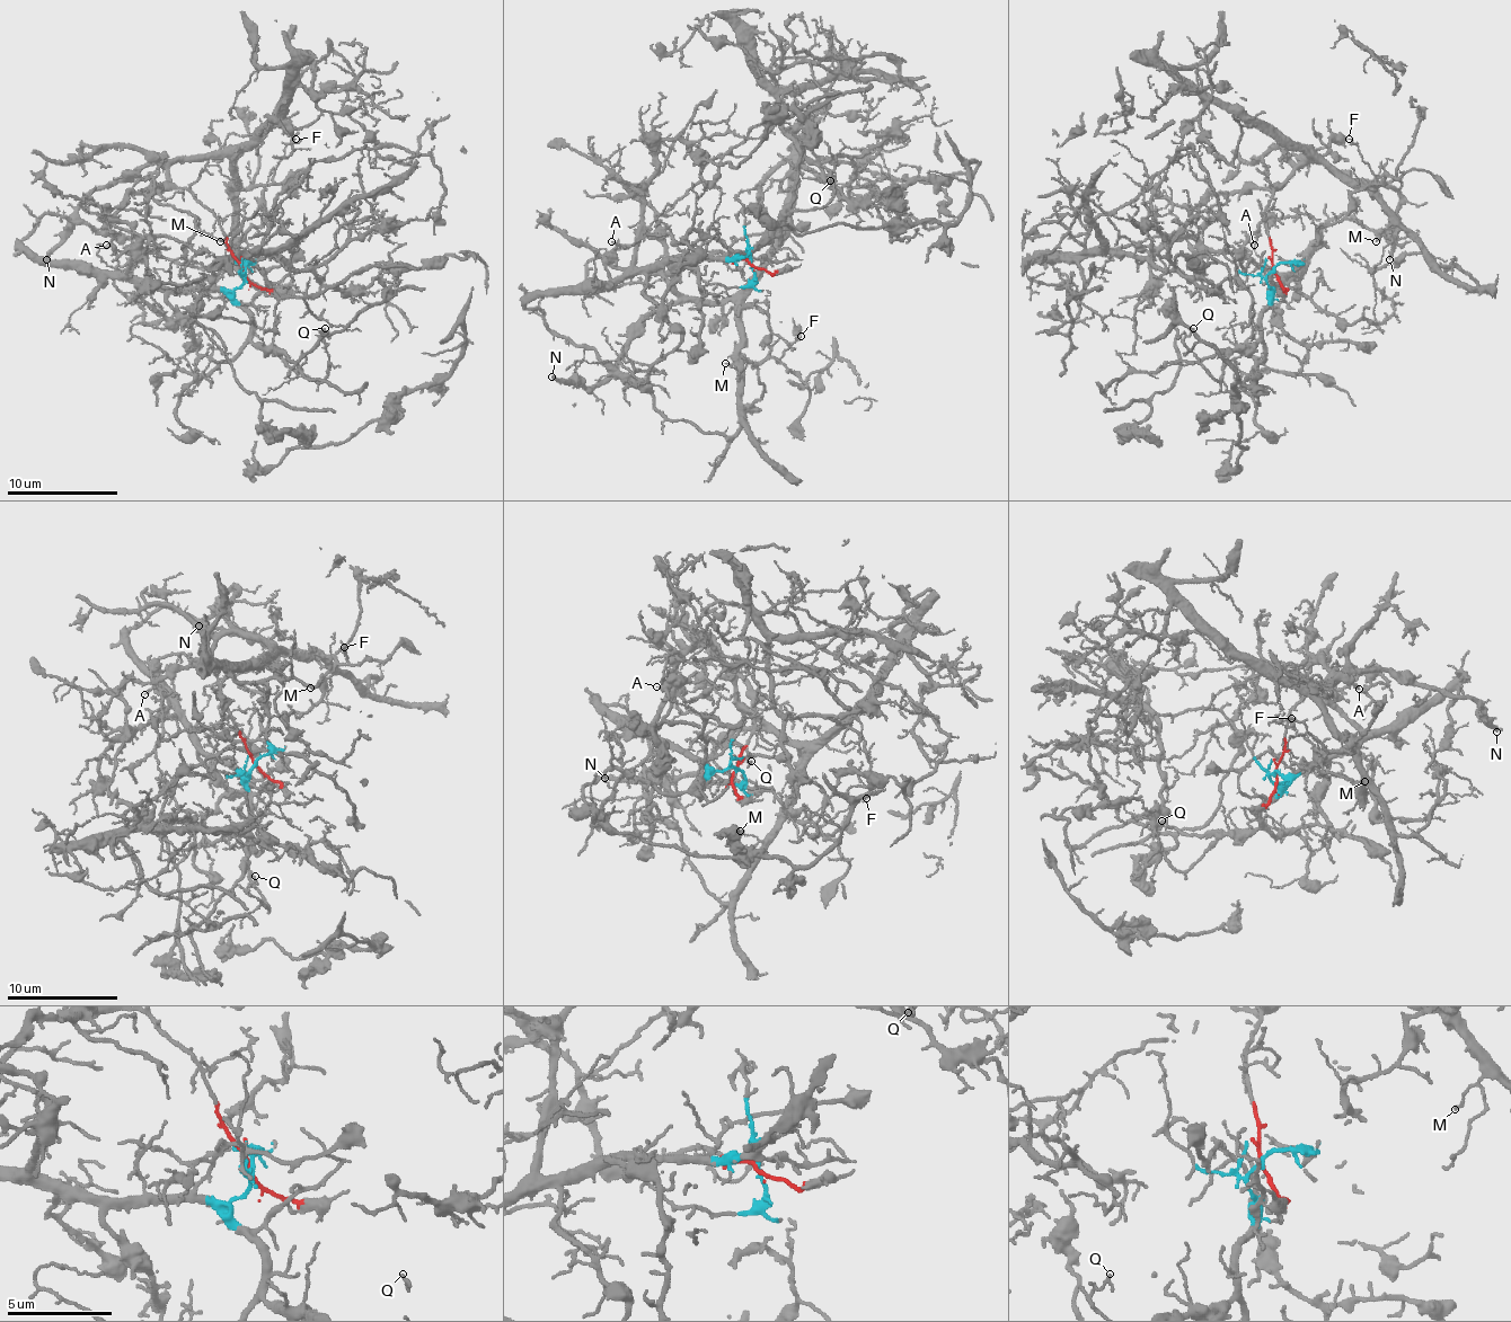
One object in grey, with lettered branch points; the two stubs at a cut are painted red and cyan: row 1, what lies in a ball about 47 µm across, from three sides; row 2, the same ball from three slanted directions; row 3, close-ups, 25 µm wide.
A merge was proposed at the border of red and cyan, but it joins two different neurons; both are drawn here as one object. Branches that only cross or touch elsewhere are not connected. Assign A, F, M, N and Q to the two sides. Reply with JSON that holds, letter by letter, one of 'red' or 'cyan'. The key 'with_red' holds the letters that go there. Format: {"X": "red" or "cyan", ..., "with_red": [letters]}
{"A": "cyan", "F": "red", "M": "red", "N": "red", "Q": "cyan", "with_red": ["F", "M", "N"]}

